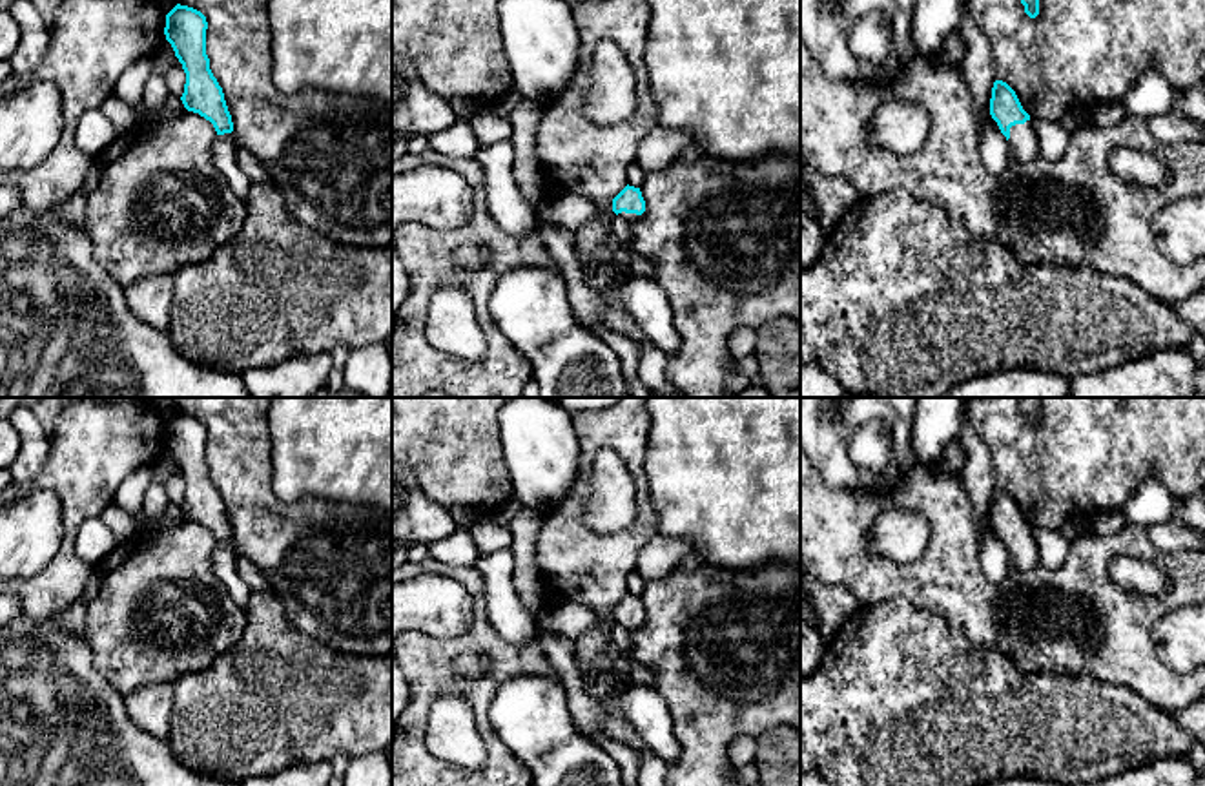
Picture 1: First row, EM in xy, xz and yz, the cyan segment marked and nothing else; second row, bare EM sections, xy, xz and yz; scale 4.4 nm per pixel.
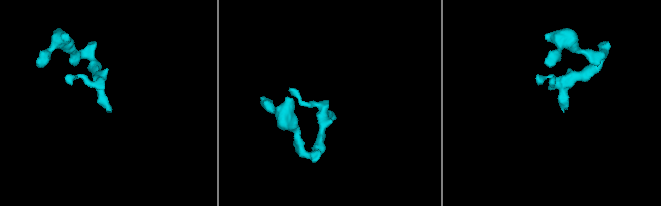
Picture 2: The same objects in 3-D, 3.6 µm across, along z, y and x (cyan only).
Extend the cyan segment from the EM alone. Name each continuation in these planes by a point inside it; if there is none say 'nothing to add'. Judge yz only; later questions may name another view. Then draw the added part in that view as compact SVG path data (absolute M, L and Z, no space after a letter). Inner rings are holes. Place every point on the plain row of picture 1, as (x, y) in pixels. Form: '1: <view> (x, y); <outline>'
1: yz (1023, 549); M1030 529L1010 536L1008 553L1012 562L1023 571L1032 571L1035 565L1039 565L1039 547Z

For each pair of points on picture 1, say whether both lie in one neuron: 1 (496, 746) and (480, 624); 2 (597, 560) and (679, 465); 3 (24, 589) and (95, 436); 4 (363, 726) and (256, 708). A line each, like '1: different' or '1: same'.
1: same
2: different
3: same
4: same

